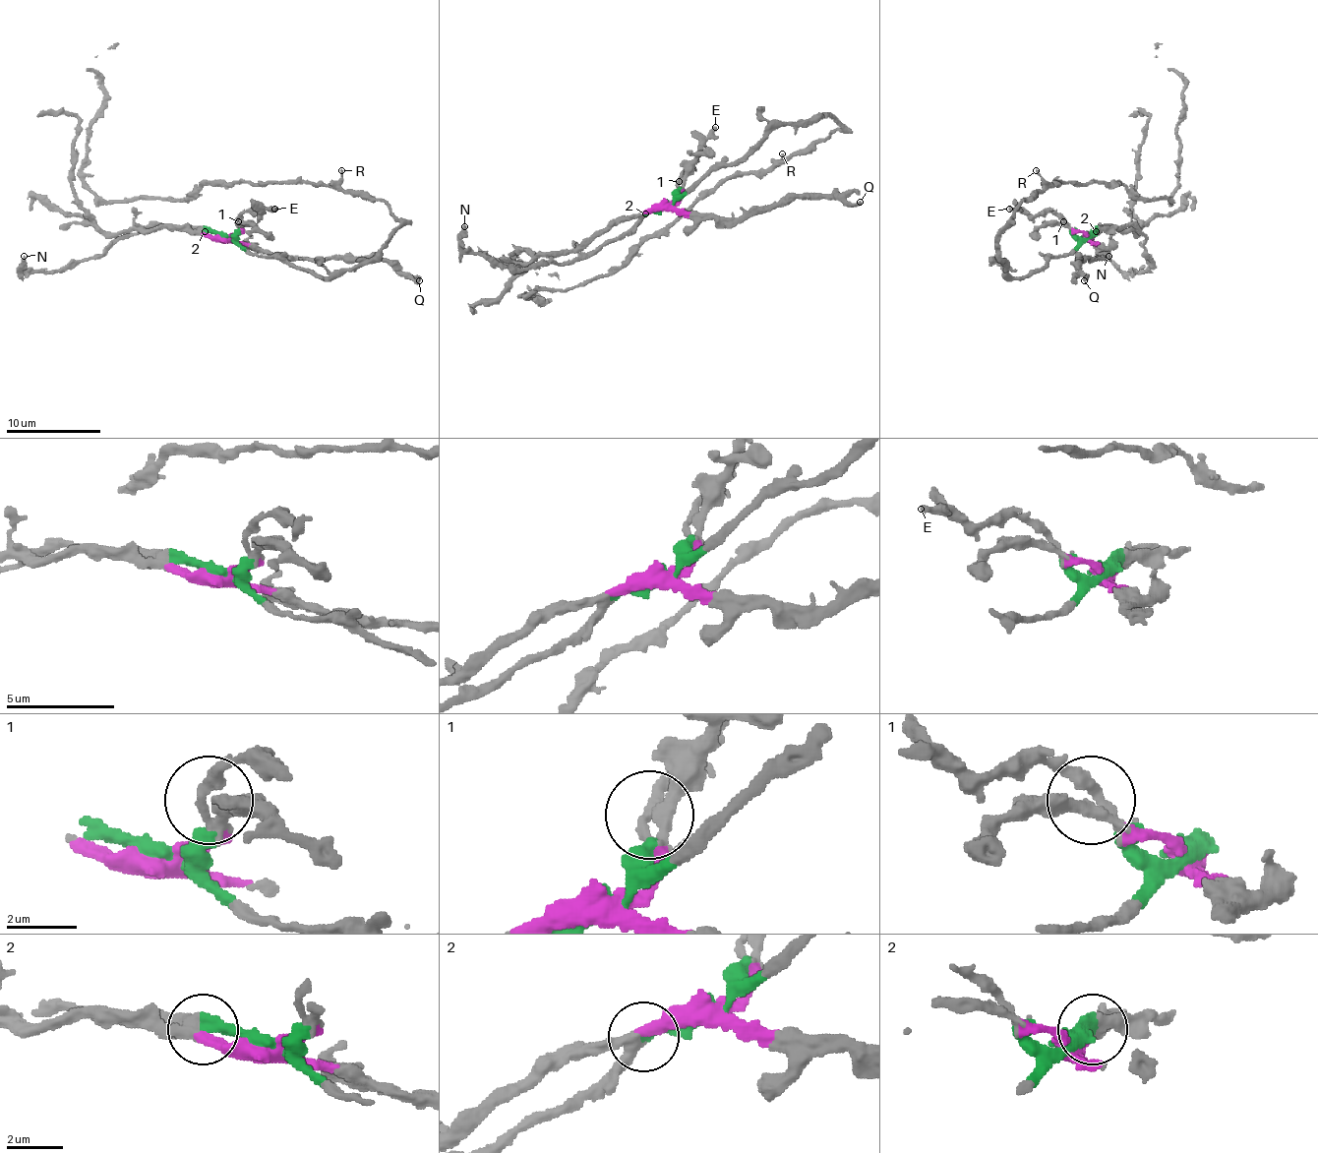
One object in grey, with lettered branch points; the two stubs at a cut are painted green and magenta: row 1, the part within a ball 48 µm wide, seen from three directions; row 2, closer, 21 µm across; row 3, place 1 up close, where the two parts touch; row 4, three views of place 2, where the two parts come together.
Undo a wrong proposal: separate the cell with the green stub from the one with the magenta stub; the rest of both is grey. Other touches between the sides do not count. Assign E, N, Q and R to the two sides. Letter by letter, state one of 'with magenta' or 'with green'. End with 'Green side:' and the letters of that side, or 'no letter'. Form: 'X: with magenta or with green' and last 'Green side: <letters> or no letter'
E: with green
N: with green
Q: with magenta
R: with green
Green side: E, N, R

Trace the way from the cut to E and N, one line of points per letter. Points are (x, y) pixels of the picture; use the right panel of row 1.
E: (1087, 236), (1079, 238), (1051, 212), (1027, 214), (1008, 208)
N: (1087, 236), (1091, 231), (1131, 224), (1146, 238), (1143, 253), (1151, 260), (1143, 272), (1122, 272), (1108, 255)

